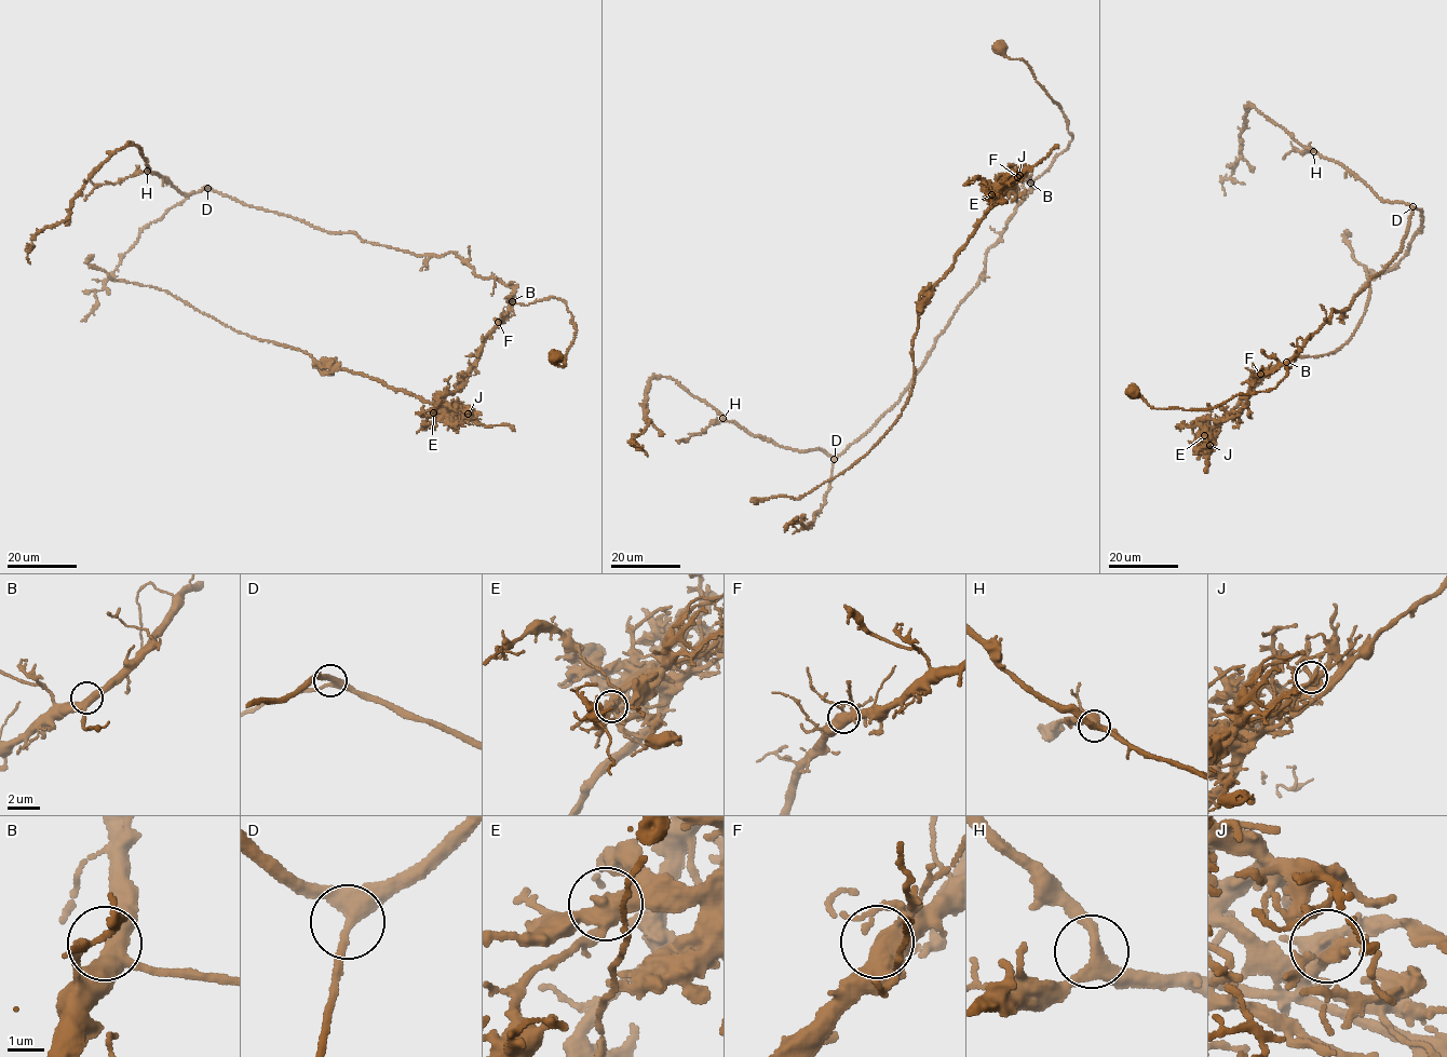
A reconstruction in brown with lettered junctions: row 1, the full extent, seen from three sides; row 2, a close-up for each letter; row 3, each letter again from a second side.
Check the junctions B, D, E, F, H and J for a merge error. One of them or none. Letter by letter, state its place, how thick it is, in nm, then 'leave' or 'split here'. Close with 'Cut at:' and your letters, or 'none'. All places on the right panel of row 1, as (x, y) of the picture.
B: place (1286, 362); calibre 360 nm; leave
D: place (1412, 206); calibre 360 nm; leave
E: place (1204, 435); calibre 420 nm; split here
F: place (1260, 374); calibre 440 nm; leave
H: place (1313, 151); calibre 320 nm; leave
J: place (1209, 445); calibre 340 nm; leave
Cut at: E

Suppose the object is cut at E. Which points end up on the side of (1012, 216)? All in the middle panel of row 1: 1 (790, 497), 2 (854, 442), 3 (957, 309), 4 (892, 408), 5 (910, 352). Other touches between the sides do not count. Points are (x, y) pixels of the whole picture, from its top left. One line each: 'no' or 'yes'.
1: no
2: yes
3: yes
4: yes
5: no

